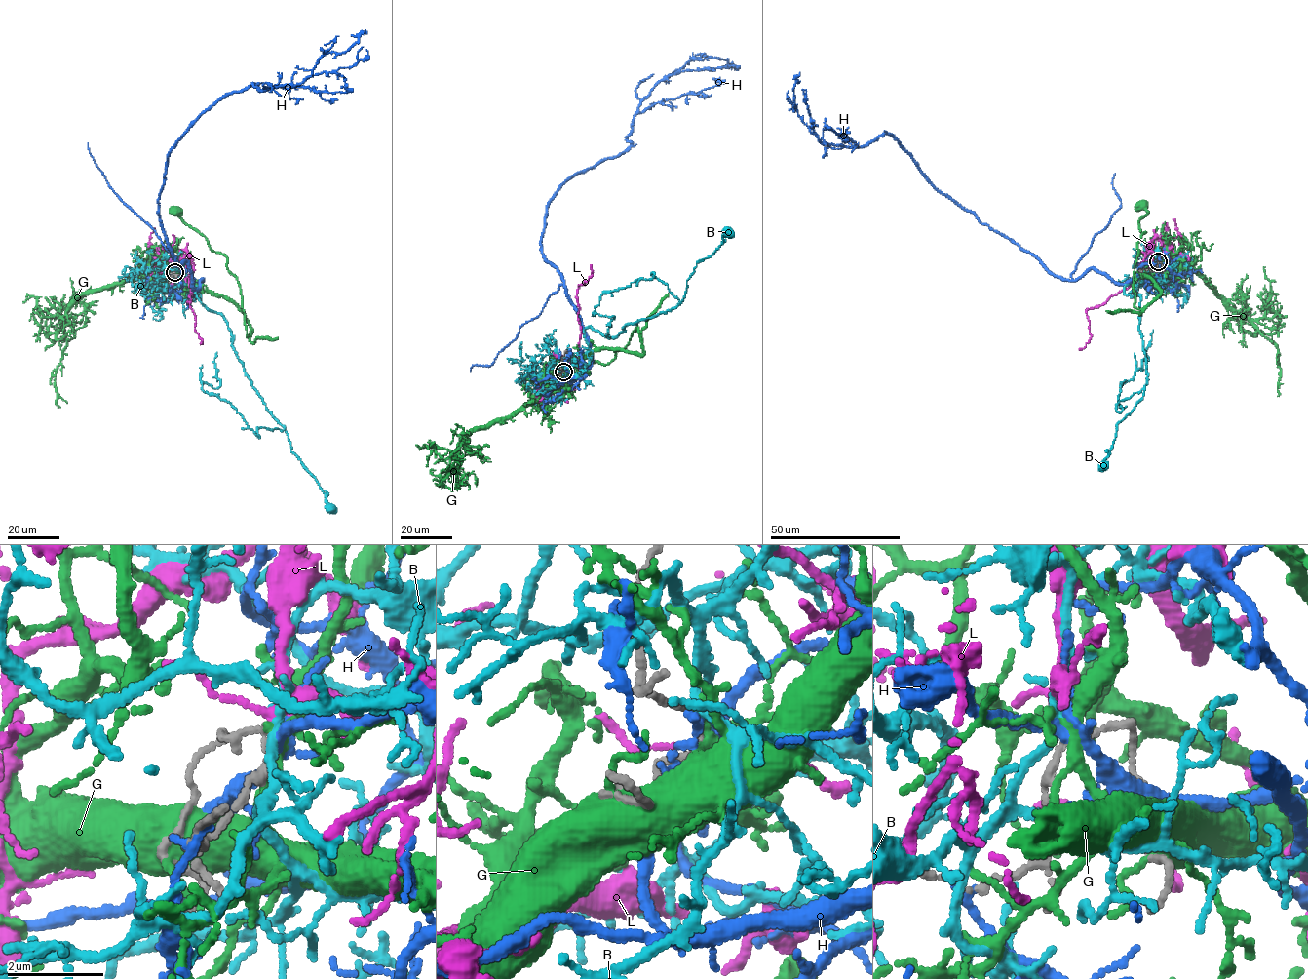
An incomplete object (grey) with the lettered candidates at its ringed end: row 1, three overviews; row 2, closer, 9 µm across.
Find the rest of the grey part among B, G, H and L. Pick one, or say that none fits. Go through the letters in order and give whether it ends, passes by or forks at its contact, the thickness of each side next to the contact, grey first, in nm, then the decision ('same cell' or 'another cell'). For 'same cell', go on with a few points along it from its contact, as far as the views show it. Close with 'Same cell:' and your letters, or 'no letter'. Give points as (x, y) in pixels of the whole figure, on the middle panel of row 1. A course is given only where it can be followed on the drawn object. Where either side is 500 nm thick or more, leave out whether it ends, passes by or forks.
B: it forks | 140/150 nm | another cell
G: it forks | 150/200 nm | another cell
H: it forks | 140/200 nm | another cell
L: it forks | 120/180 nm | same cell | via (563, 372), (573, 377), (582, 359), (577, 348), (581, 331), (578, 287), (592, 274), (591, 265)
Same cell: L

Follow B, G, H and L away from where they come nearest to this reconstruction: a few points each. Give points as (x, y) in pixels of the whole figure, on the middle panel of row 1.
B: (563, 372), (570, 354), (588, 347), (586, 328), (614, 337), (625, 325), (675, 307), (697, 262), (728, 232)
G: (563, 372), (594, 351), (618, 348), (643, 354), (638, 328), (609, 363), (587, 364), (569, 377), (562, 374)
H: (563, 372), (577, 379), (592, 354), (543, 254), (547, 204), (631, 144), (667, 76), (708, 57), (735, 70)
L: (563, 372), (573, 377), (582, 359), (577, 348), (581, 331), (578, 287), (592, 274), (591, 265)

